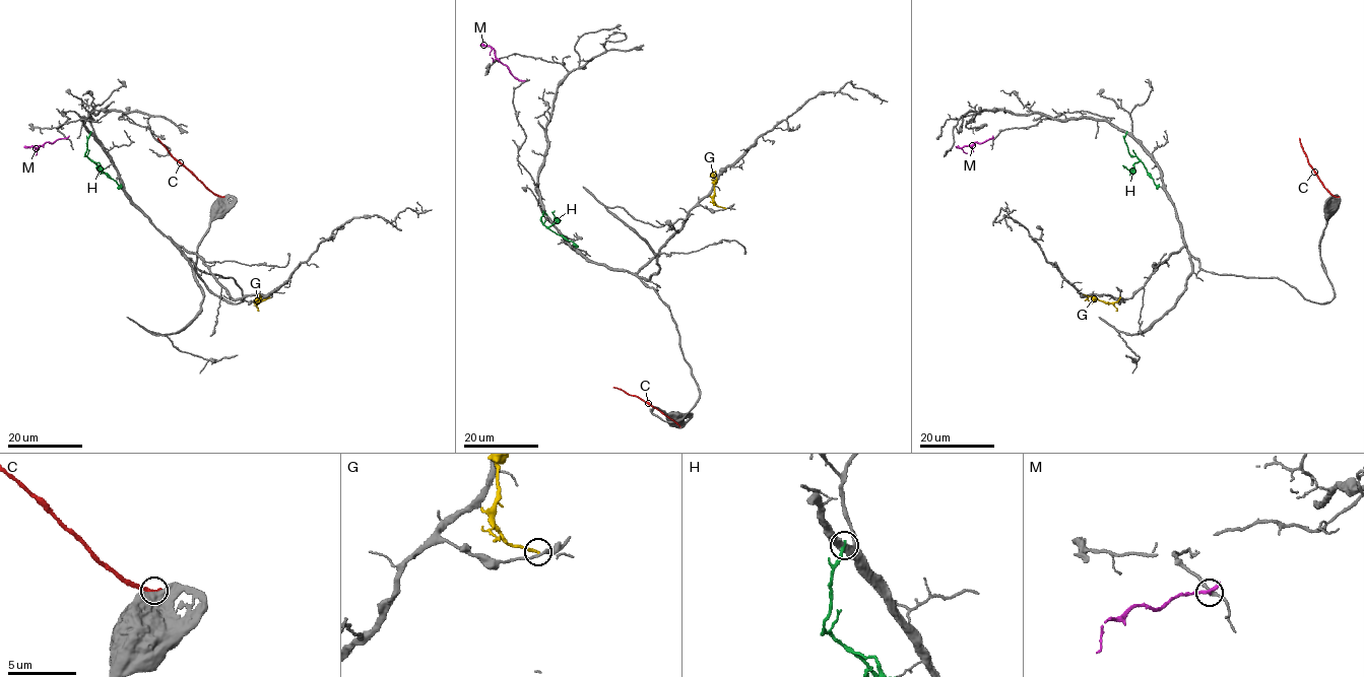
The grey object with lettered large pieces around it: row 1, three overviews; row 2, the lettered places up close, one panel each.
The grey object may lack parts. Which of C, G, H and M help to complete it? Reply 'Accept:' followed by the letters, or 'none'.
Accept: none

